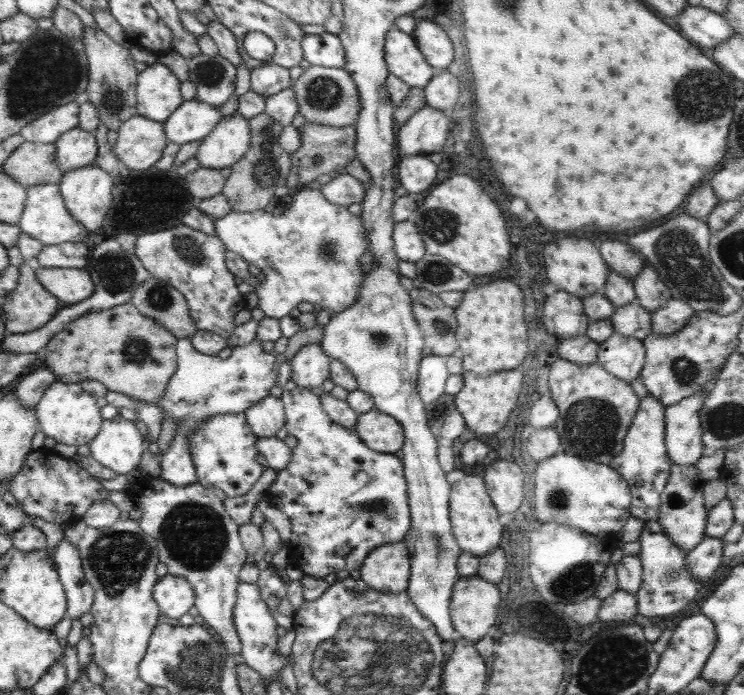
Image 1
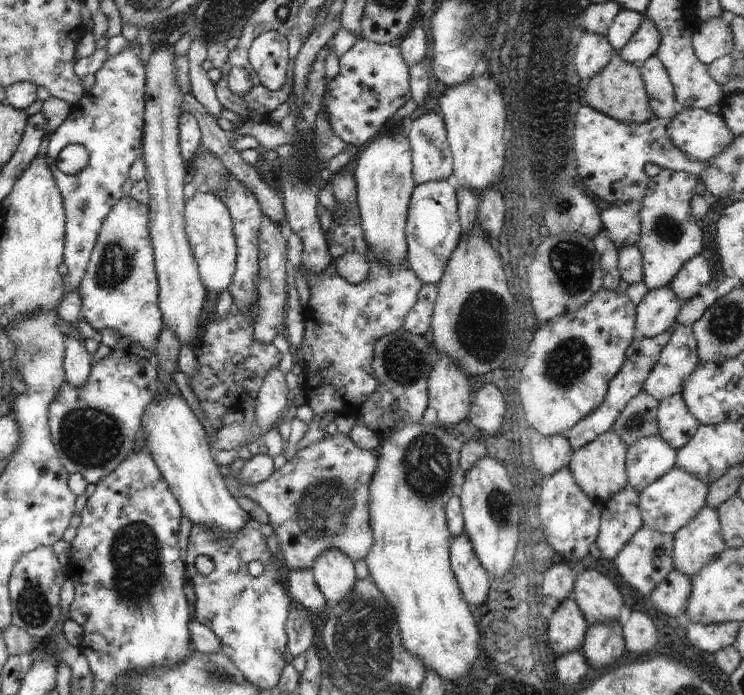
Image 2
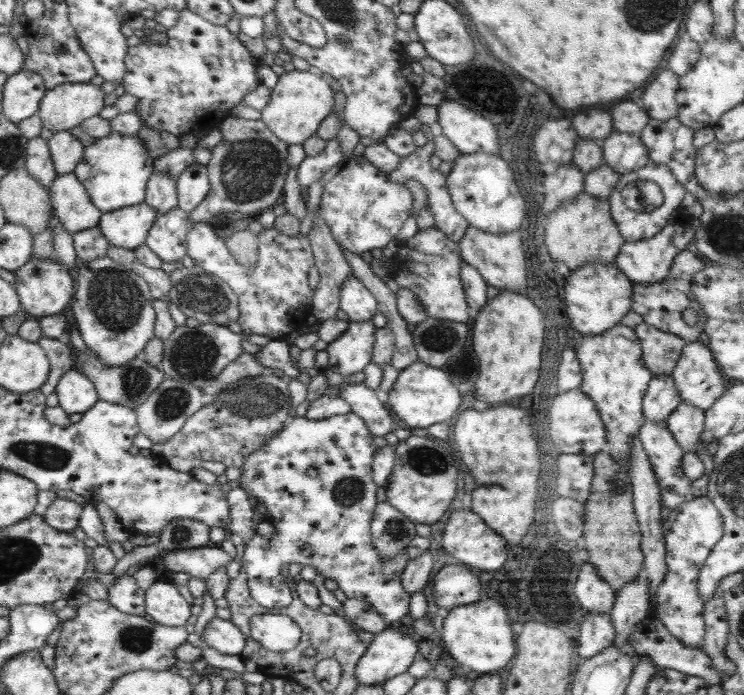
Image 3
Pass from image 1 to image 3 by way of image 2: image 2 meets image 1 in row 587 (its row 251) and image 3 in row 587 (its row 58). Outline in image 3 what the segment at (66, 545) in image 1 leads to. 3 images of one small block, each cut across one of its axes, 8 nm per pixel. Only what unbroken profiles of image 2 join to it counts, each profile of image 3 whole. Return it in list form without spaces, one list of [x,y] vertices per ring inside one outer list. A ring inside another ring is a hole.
[[[122,573],[108,589],[108,602],[124,614],[146,616],[145,590],[138,587],[134,577]]]

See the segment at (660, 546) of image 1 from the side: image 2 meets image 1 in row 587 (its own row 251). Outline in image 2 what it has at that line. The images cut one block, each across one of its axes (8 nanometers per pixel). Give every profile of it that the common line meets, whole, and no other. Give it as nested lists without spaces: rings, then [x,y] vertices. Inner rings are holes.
[[[662,169],[648,181],[639,212],[641,232],[635,245],[642,254],[643,281],[649,290],[669,286],[684,264],[704,248],[704,232],[690,210],[696,184],[697,175],[672,169]]]

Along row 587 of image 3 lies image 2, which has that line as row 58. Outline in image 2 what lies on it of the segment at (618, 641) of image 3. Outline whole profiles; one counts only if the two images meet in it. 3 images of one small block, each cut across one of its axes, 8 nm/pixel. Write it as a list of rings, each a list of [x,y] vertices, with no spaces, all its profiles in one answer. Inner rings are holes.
[[[644,17],[640,28],[630,38],[628,44],[618,52],[624,62],[640,66],[648,58],[656,55],[659,46],[660,32],[658,32],[658,28],[654,26],[652,20]]]

